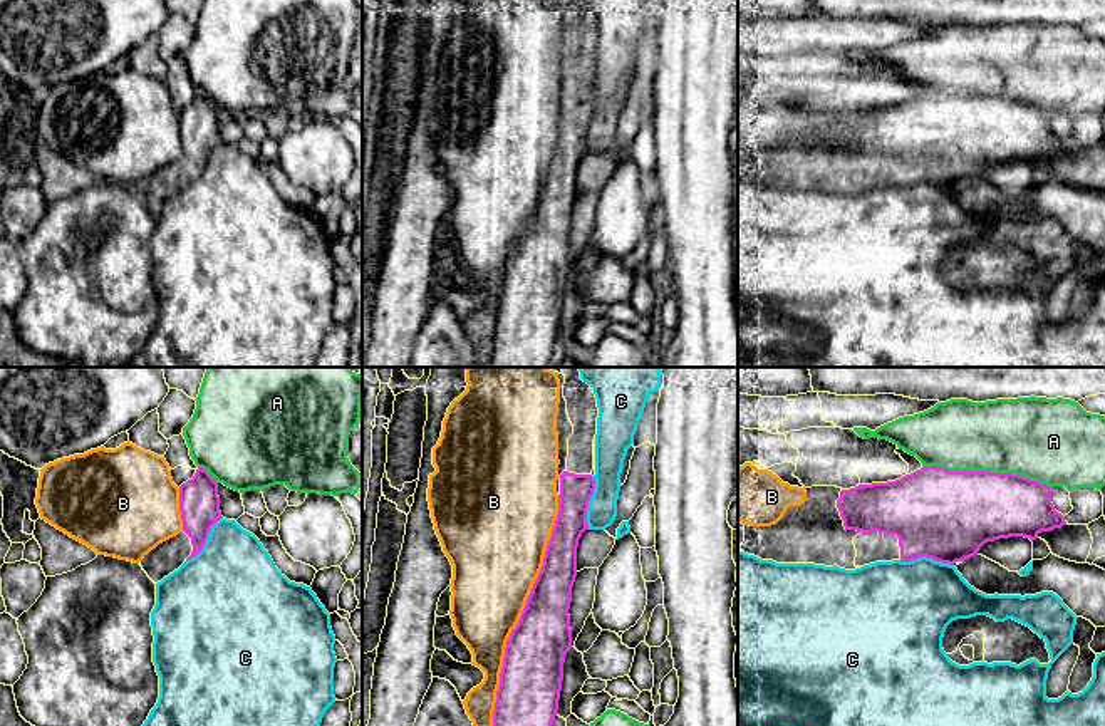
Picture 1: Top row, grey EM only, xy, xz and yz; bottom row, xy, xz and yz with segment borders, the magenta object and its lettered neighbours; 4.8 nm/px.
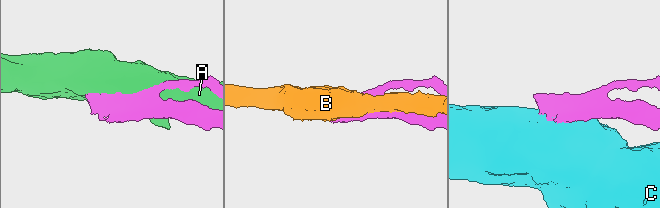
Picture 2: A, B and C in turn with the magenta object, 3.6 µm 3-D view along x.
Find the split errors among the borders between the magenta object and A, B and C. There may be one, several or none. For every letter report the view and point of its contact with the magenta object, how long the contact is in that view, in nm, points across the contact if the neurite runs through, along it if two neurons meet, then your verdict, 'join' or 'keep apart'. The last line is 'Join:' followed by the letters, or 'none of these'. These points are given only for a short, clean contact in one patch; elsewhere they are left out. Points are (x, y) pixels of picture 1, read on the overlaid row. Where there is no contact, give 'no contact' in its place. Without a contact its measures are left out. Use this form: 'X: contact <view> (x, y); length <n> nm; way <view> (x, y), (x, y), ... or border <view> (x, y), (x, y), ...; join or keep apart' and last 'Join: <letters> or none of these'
A: contact yz (986, 471); length 600 nm; keep apart
B: contact xz (523, 611); length 1150 nm; keep apart
C: contact yz (926, 555); length 260 nm; keep apart
Join: none of these

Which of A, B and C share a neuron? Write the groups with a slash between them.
A / B / C

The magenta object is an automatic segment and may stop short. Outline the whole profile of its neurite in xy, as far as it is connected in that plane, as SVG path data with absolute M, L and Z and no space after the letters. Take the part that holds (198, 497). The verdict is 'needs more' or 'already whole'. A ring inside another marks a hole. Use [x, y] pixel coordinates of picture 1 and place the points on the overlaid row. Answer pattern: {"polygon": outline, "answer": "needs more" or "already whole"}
{"polygon": "M198 468L195 476L179 486L179 511L183 532L159 543L141 560L143 570L154 583L196 557L211 526L223 518L218 483L206 469Z", "answer": "needs more"}

